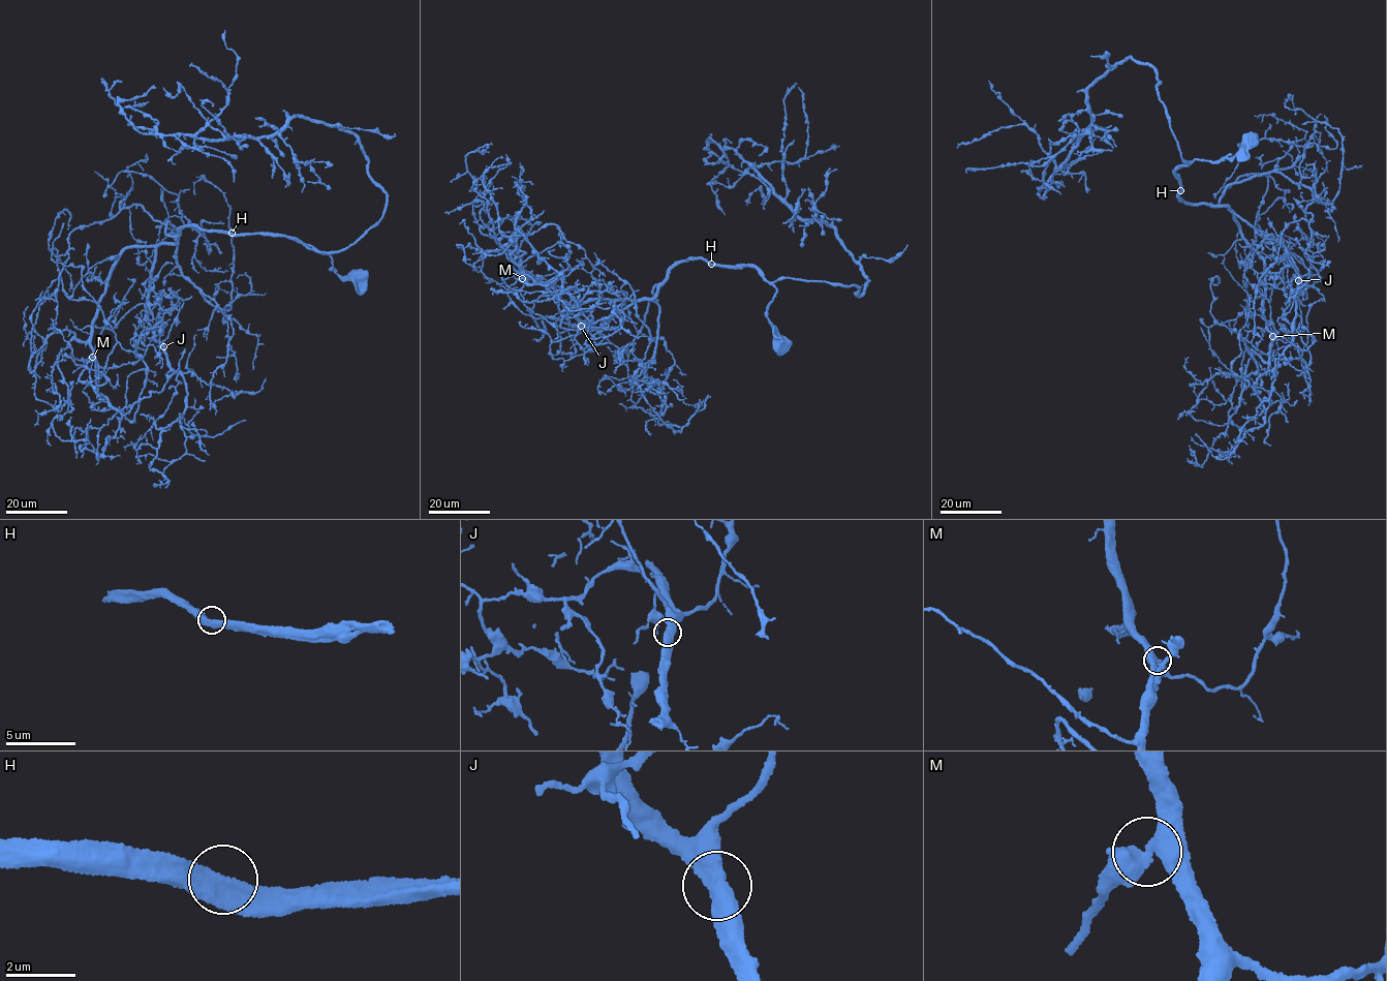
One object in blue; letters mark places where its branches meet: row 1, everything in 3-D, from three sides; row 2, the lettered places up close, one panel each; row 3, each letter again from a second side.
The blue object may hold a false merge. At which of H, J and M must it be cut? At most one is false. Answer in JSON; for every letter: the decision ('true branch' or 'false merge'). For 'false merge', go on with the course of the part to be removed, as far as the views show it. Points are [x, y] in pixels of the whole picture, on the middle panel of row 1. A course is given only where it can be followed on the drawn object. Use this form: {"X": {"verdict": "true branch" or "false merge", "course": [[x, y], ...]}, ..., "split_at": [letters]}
{"H": {"verdict": "true branch"}, "J": {"verdict": "true branch"}, "M": {"verdict": "true branch"}, "split_at": []}

